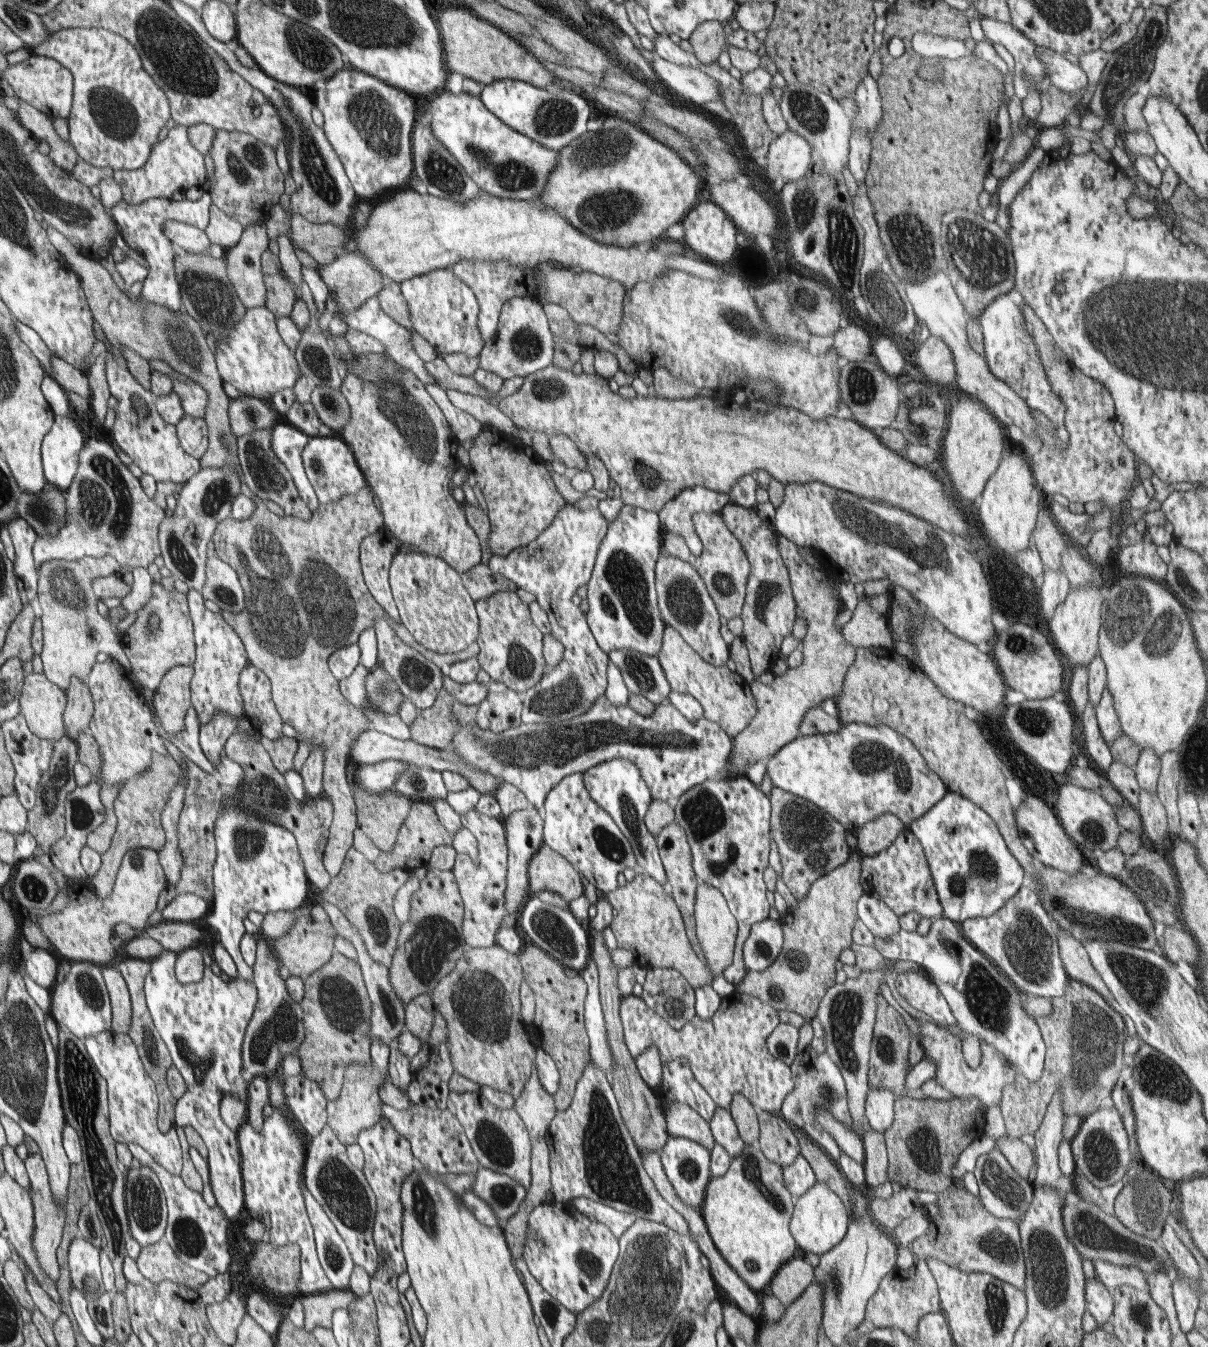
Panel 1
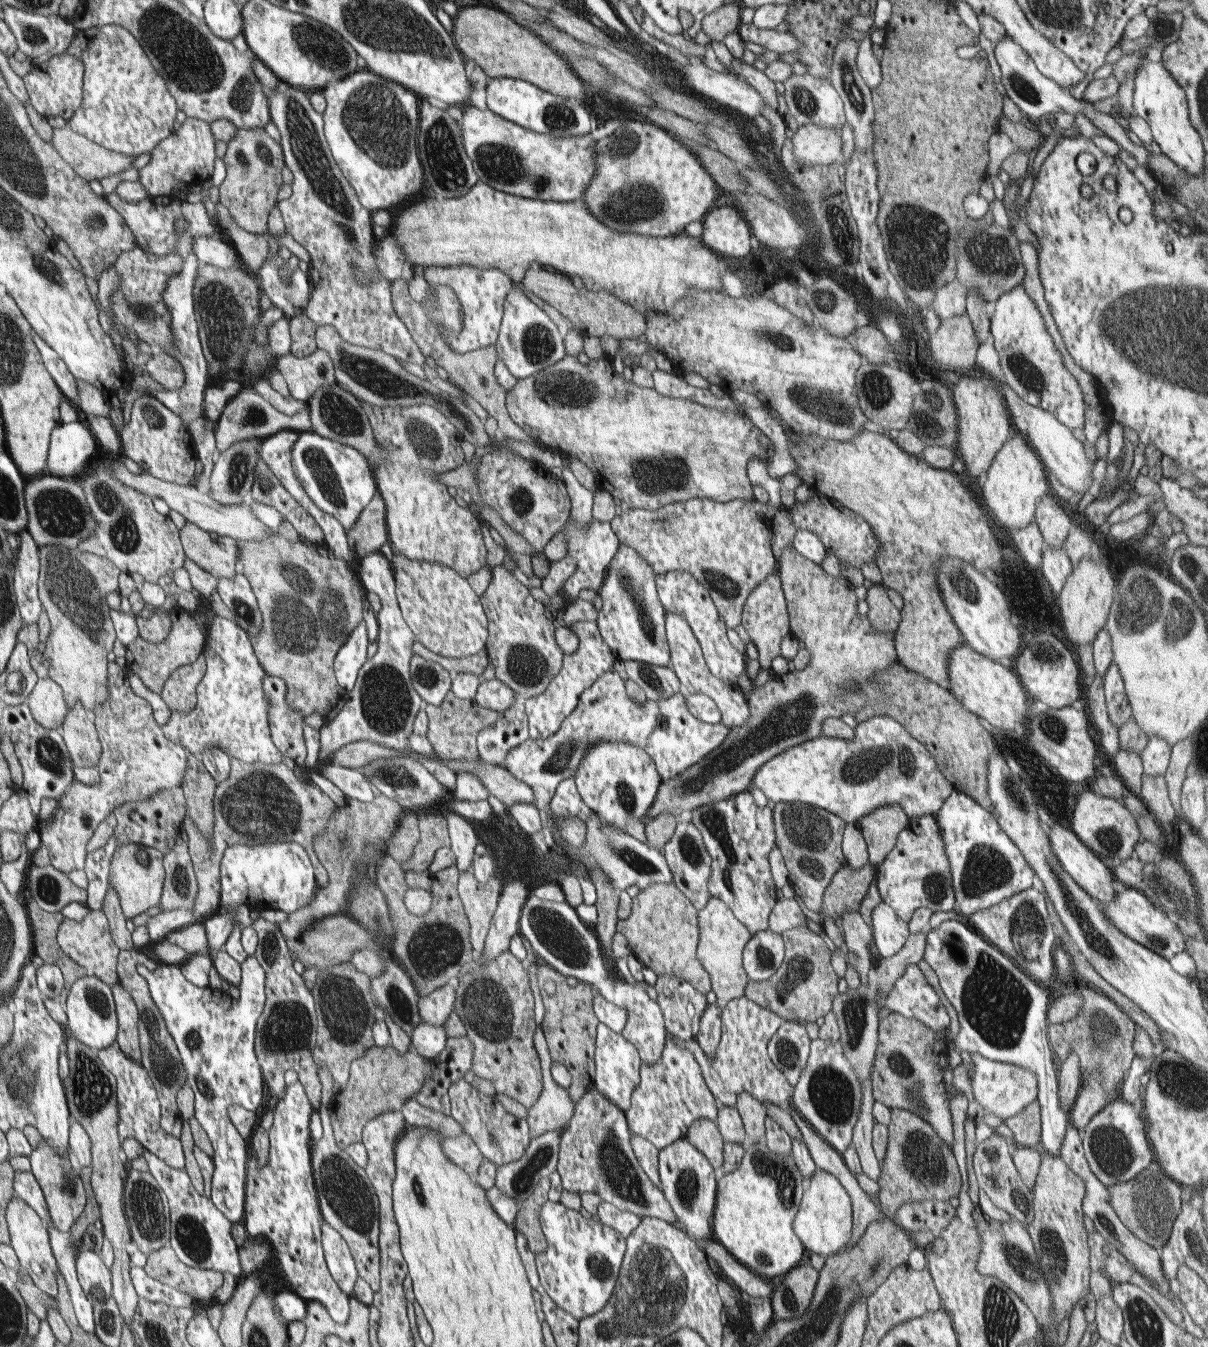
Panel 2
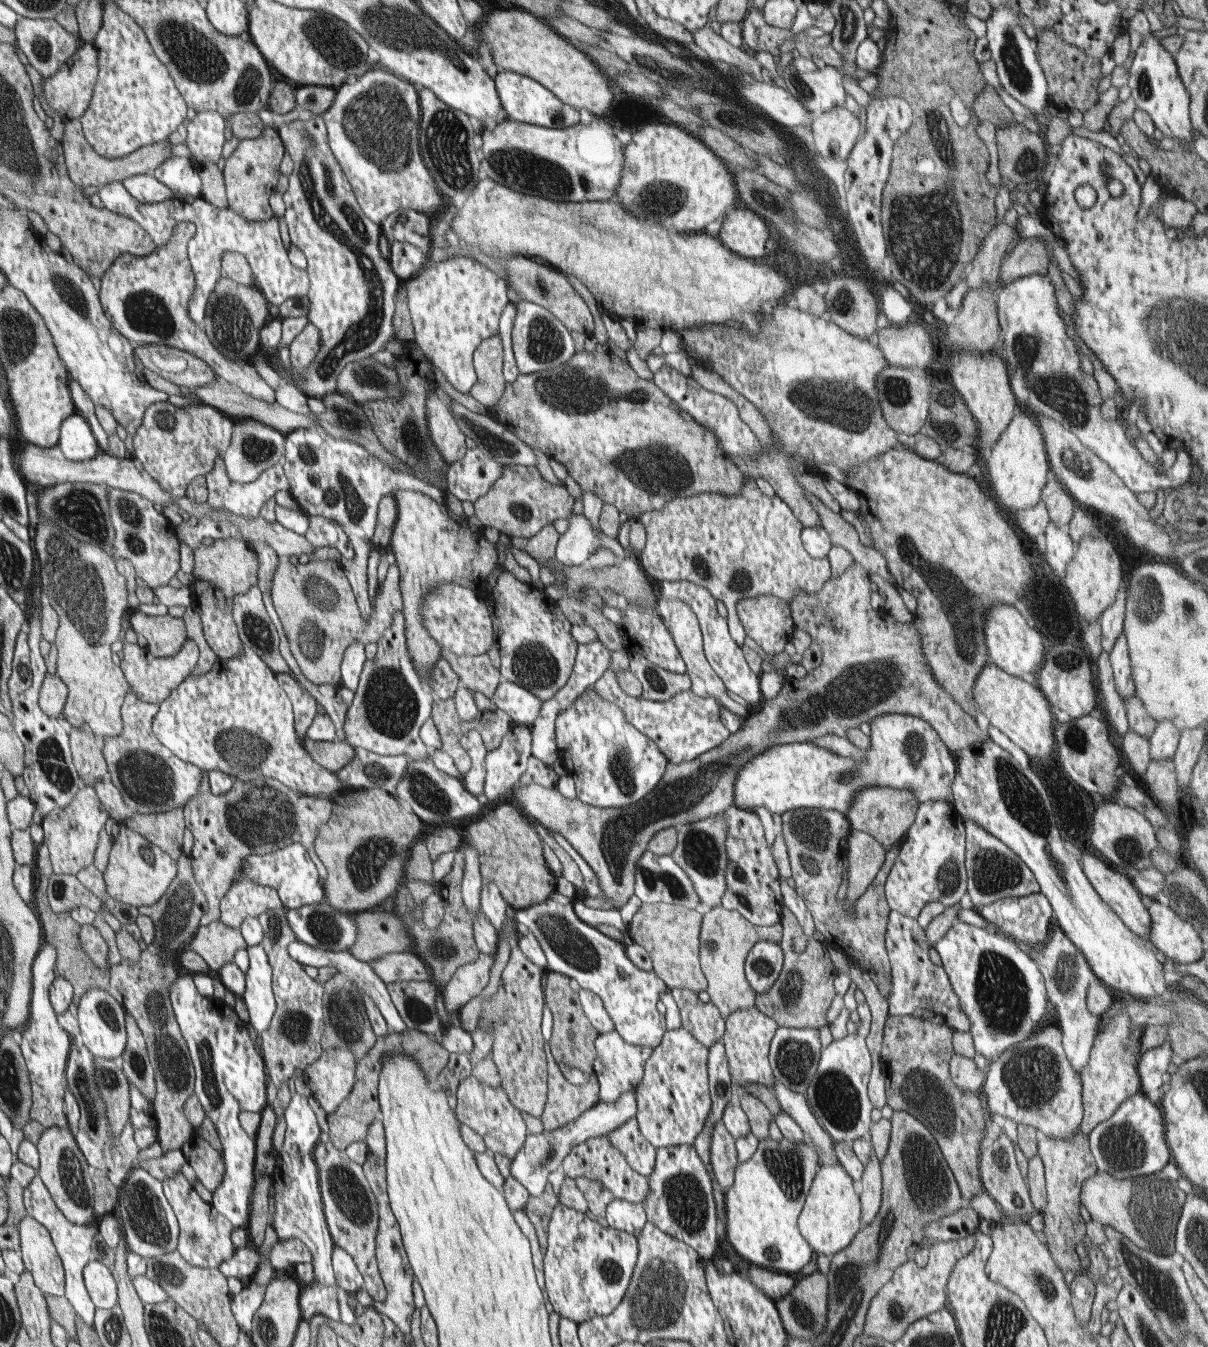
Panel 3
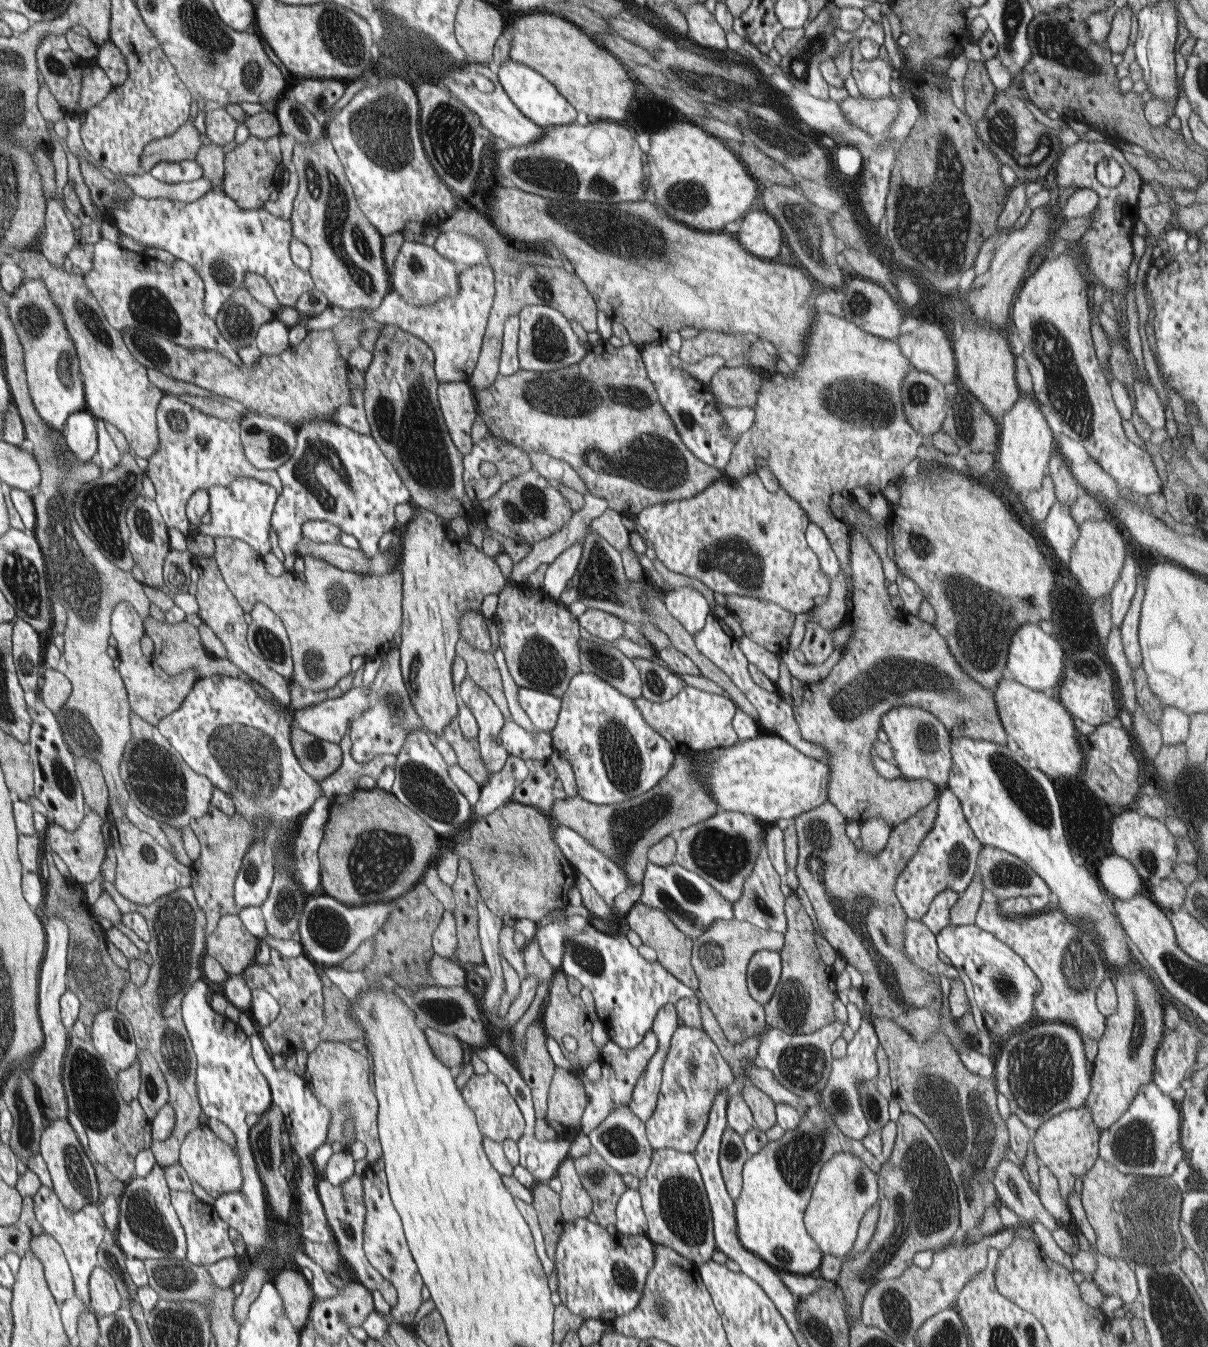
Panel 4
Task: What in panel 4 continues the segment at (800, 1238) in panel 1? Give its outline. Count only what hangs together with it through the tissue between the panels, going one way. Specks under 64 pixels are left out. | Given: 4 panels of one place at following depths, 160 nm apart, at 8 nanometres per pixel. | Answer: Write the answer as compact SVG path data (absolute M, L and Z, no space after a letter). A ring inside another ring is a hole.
M842 1152L834 1154L831 1160L825 1162L820 1170L816 1185L811 1193L811 1199L804 1215L804 1224L823 1255L830 1254L843 1260L853 1250L857 1240L857 1232L869 1208L879 1202L877 1174L868 1170L866 1163L854 1154Z

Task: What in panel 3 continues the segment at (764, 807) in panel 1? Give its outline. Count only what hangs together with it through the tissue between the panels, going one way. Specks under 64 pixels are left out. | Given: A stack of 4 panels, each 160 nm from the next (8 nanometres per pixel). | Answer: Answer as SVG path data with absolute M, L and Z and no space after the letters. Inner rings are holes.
M735 805L727 808L718 817L729 824L725 845L729 856L726 869L727 892L721 906L736 911L743 918L758 926L774 926L781 922L783 912L782 893L780 893L779 870L772 851L766 842L765 830L754 810L742 810Z

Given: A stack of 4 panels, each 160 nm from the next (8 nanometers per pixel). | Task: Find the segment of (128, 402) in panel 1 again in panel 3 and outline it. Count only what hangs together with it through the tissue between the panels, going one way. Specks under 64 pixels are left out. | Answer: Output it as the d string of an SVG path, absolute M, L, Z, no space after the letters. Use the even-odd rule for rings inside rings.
M170 401L156 402L152 404L145 412L143 424L136 431L133 437L134 457L142 462L144 471L151 475L156 482L171 496L181 498L187 494L188 486L195 478L206 477L208 473L215 468L217 456L221 454L222 459L231 446L232 434L235 433L237 420L228 416L223 411L219 411L210 405L199 405L179 409Z

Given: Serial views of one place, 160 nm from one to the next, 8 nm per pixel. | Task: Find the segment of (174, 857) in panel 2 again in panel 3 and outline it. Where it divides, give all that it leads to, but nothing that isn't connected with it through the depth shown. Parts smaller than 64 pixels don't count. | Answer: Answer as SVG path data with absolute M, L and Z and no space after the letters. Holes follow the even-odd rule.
M183 853L176 860L179 866L177 877L154 906L140 906L138 913L150 917L154 923L154 940L145 952L152 952L156 962L130 962L122 958L118 965L112 965L108 992L112 998L137 1022L145 1041L156 1072L156 1098L152 1105L157 1123L157 1143L164 1154L181 1149L193 1136L194 1127L184 1114L184 1103L195 1094L195 1068L188 1054L188 1045L177 1022L169 988L178 978L180 964L178 954L186 949L187 944L201 925L200 918L207 913L207 896L198 886L191 866L191 858Z

